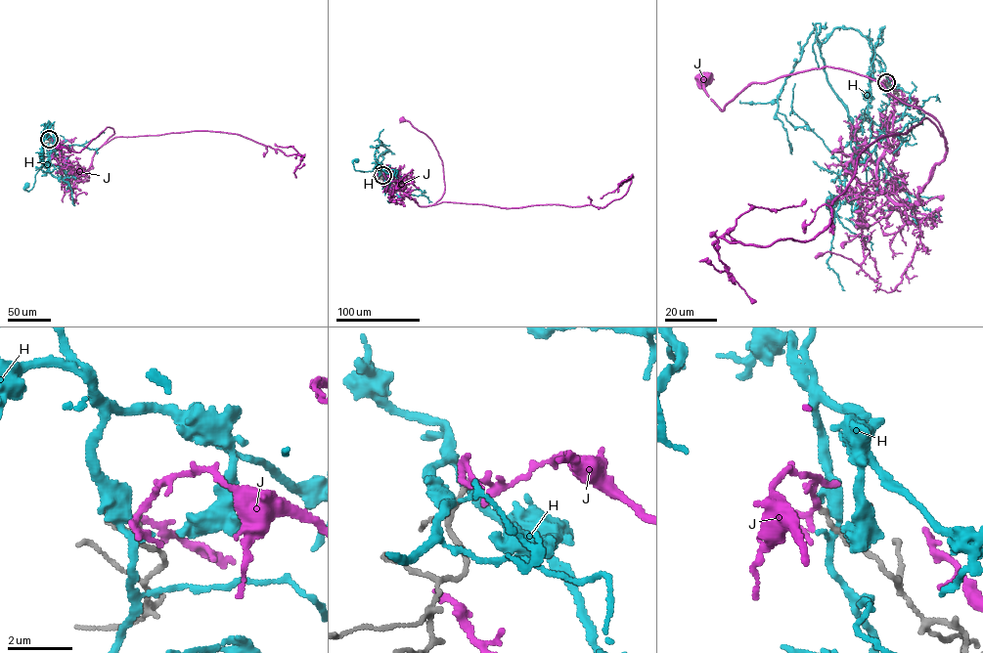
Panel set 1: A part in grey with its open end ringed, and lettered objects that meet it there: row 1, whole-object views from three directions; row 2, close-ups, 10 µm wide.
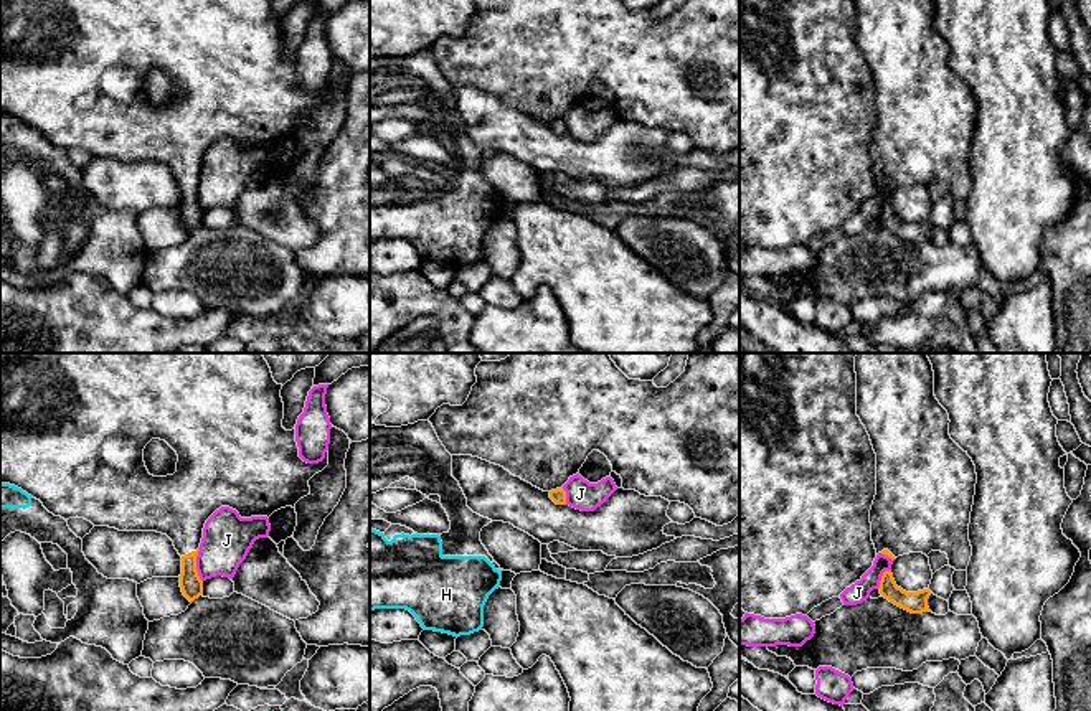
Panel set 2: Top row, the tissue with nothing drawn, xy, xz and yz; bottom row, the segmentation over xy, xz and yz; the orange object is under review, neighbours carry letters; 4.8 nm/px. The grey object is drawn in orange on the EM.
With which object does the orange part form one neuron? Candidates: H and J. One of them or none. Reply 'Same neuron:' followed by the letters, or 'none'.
Same neuron: none

